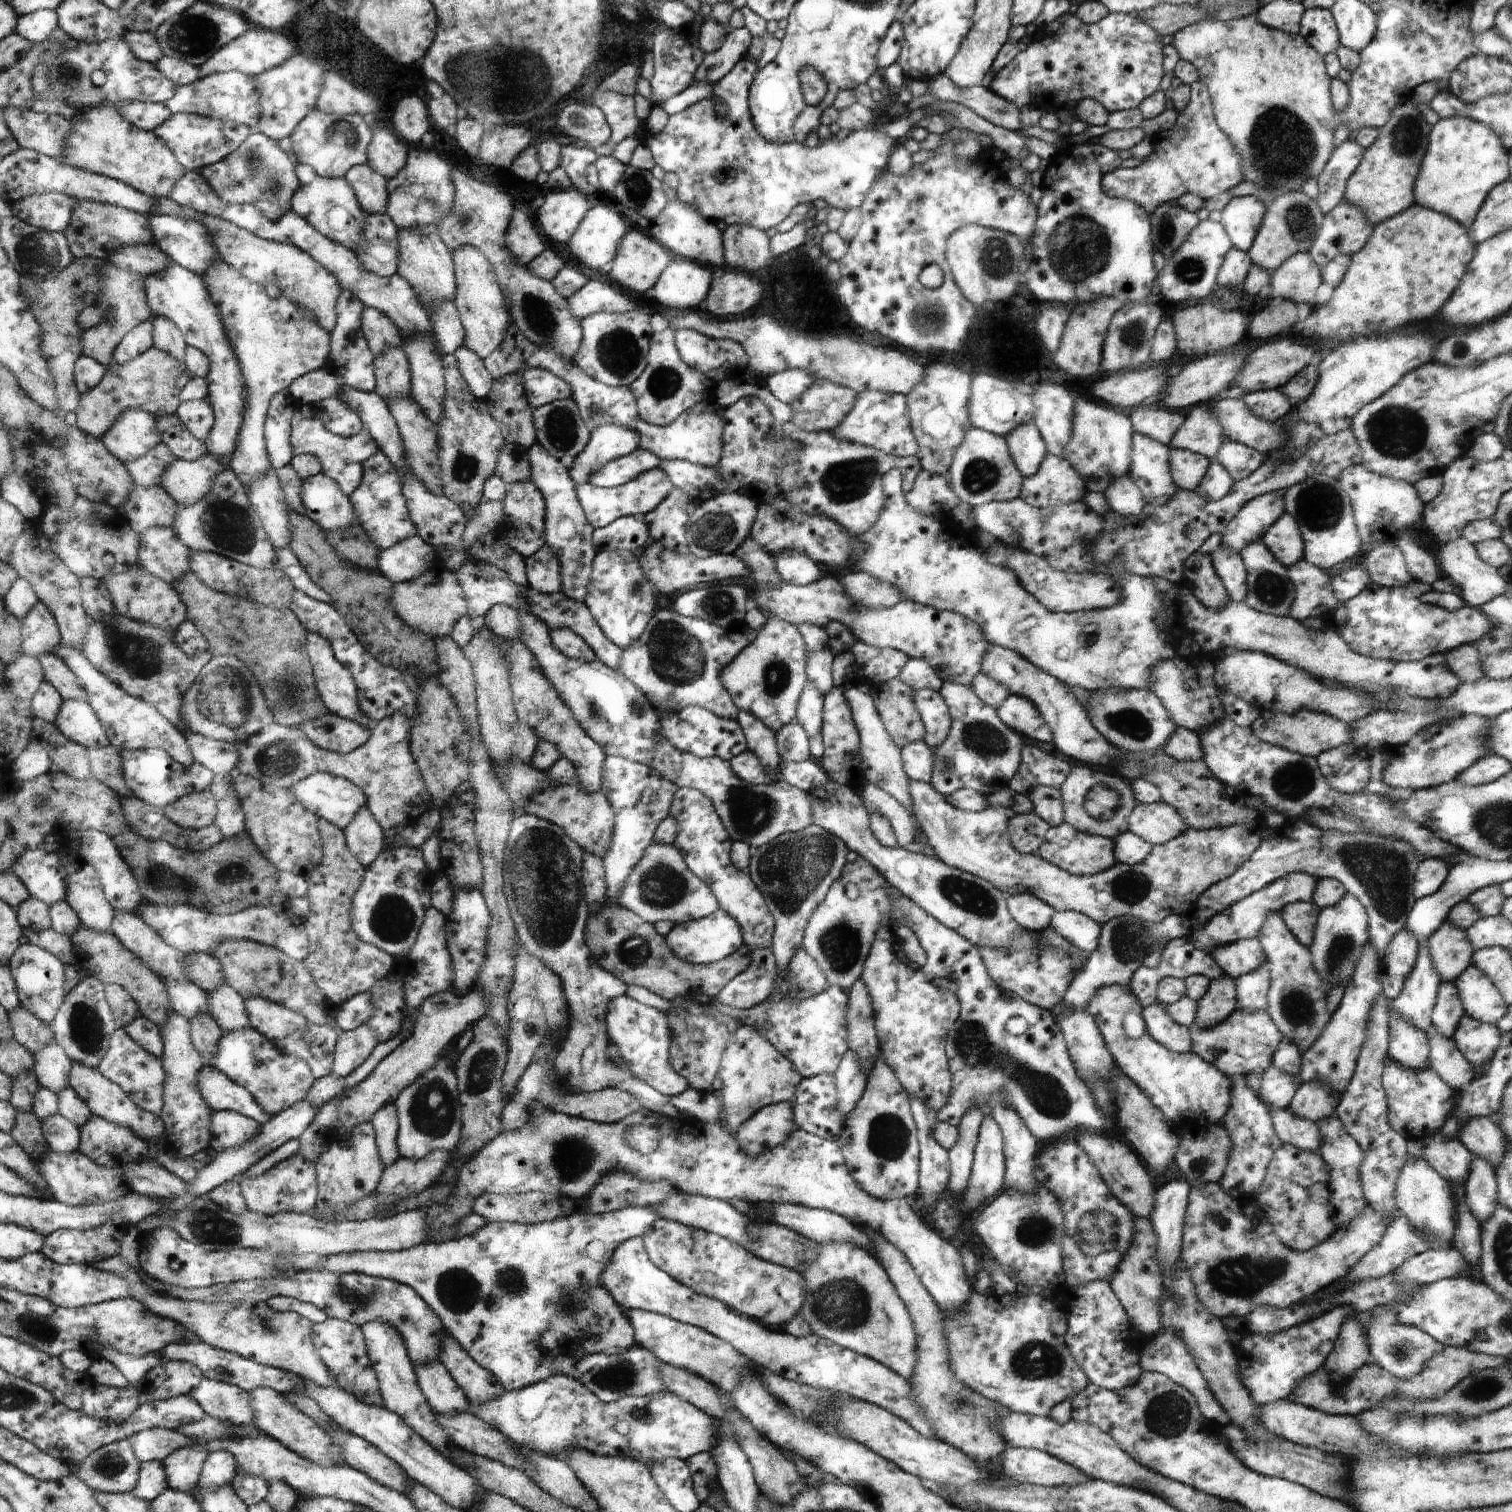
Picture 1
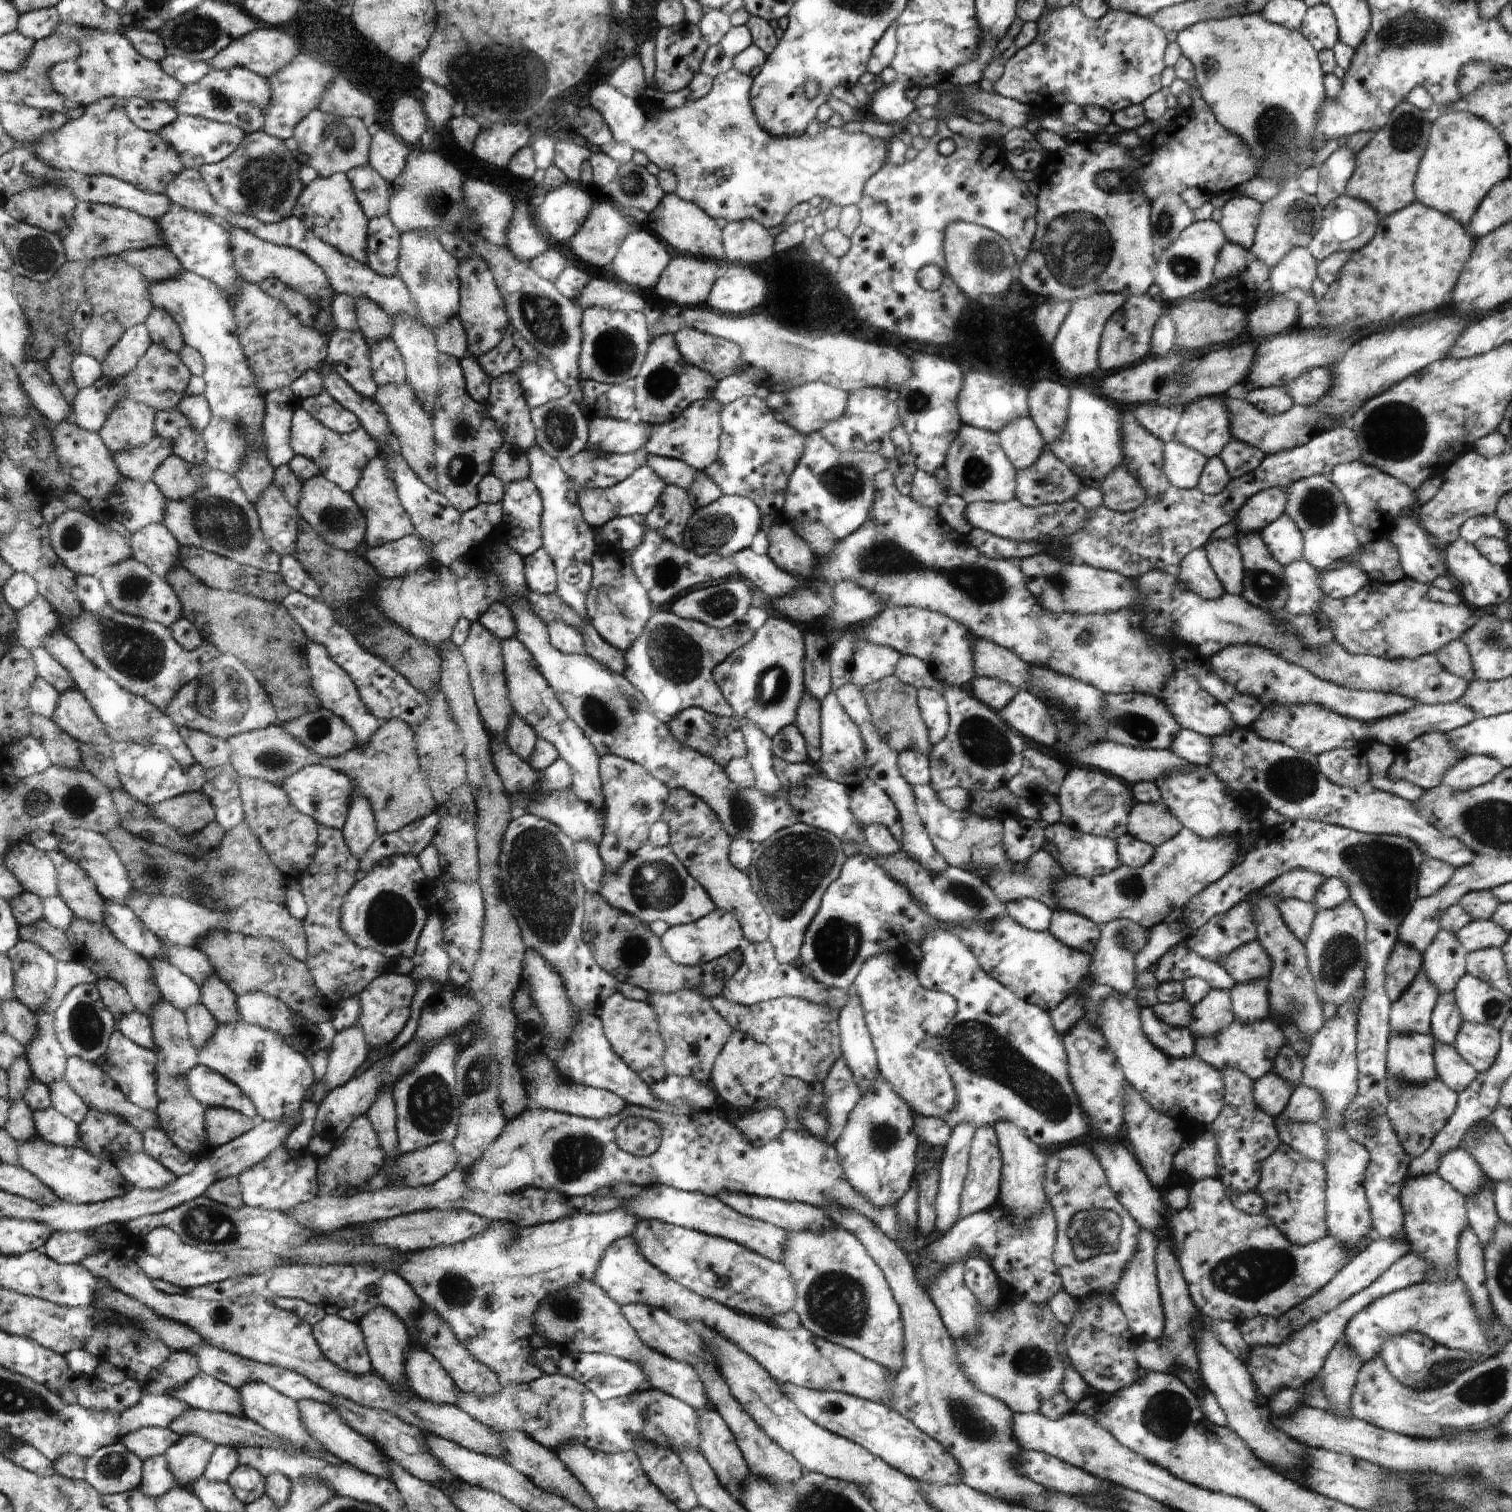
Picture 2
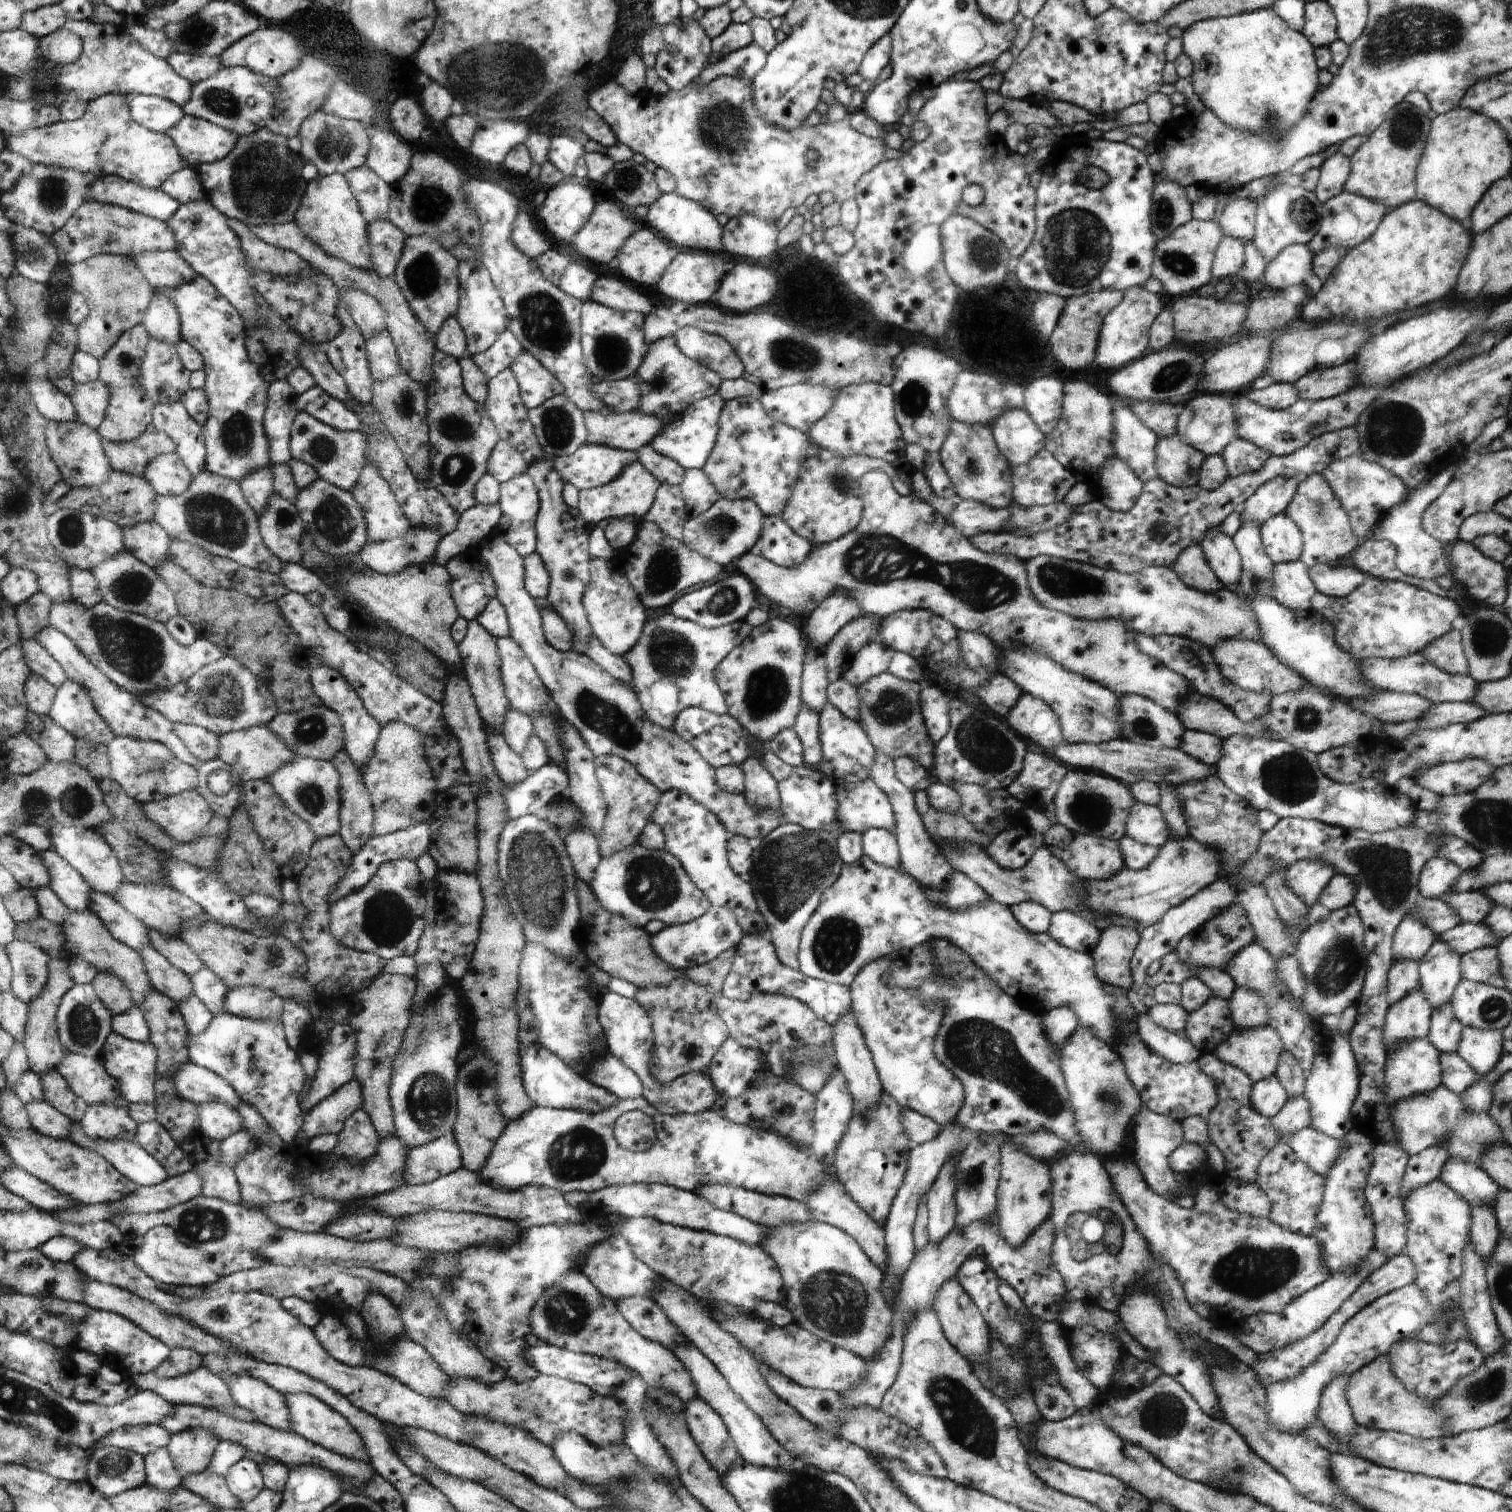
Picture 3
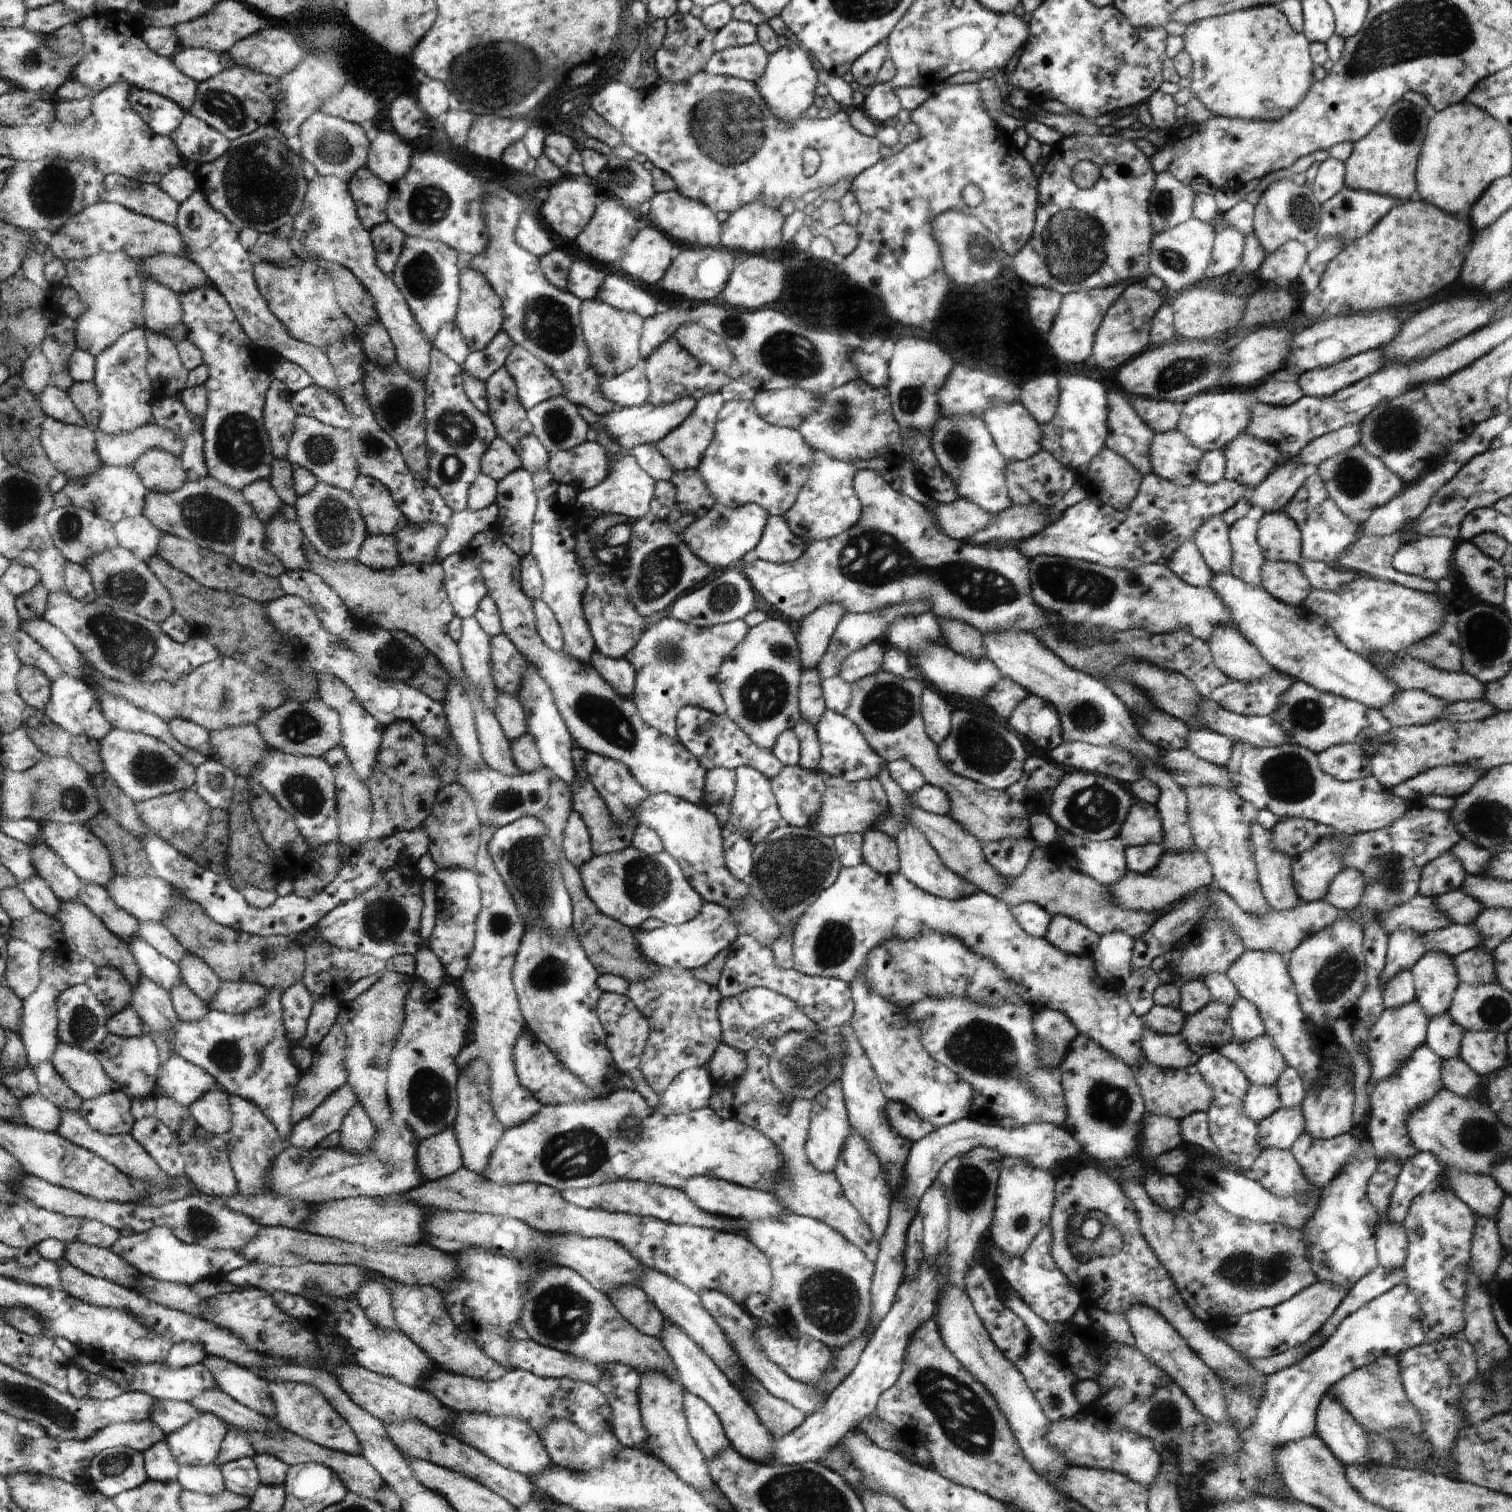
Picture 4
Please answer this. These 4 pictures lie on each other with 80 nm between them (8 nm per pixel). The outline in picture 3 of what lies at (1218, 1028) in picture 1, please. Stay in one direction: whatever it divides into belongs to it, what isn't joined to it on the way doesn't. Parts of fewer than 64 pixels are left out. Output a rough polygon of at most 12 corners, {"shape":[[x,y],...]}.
{"shape":[[1267,1025],[1234,1029],[1213,1054],[1254,1084],[1276,1074],[1282,1042]]}

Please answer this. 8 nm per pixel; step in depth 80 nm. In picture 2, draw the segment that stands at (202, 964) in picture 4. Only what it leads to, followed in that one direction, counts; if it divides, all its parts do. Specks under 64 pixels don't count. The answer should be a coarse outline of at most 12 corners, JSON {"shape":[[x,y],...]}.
{"shape":[[220,977],[202,986],[219,1024],[241,1019],[237,995]]}

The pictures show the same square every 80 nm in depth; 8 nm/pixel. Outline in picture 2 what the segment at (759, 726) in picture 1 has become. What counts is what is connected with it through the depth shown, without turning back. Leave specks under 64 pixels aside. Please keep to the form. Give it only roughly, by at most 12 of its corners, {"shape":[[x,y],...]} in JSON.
{"shape":[[740,718],[746,762],[764,794],[783,786],[777,778],[773,738]]}

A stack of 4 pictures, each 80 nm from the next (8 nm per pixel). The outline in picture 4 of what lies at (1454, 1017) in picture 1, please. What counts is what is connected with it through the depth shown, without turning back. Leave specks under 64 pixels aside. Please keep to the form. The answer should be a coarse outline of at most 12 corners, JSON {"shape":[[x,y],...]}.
{"shape":[[1446,1012],[1429,1020],[1426,1044],[1440,1059],[1460,1056],[1465,1031]]}

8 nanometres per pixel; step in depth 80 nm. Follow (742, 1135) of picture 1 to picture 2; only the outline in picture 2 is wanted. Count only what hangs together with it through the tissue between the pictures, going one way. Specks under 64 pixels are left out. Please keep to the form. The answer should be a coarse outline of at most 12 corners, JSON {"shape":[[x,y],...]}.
{"shape":[[758,1110],[737,1118],[749,1142],[768,1142],[786,1130],[784,1112]]}

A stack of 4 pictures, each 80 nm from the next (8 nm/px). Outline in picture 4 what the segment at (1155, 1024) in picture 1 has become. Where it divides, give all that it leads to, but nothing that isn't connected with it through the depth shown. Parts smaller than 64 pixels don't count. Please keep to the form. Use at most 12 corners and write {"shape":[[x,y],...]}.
{"shape":[[1145,1026],[1145,1058],[1162,1070],[1197,1064],[1180,1033],[1166,1036]]}

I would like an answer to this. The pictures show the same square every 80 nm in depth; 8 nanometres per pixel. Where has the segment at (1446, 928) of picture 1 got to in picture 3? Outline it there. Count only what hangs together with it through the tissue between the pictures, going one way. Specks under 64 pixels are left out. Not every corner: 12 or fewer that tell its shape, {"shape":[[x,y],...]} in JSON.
{"shape":[[1437,939],[1419,961],[1432,1010],[1463,980],[1460,956]]}

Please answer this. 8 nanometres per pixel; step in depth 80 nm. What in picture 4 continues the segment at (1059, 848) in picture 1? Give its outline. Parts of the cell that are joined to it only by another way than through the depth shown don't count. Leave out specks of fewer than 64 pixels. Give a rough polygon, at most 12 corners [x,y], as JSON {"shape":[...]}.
{"shape":[[1120,836],[1086,840],[1079,870],[1103,886],[1129,872]]}

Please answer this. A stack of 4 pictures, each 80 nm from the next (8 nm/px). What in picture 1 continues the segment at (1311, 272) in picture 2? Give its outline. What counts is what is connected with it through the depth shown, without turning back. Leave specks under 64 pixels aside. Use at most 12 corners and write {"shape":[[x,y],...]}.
{"shape":[[1299,252],[1271,272],[1271,296],[1313,307],[1321,267]]}

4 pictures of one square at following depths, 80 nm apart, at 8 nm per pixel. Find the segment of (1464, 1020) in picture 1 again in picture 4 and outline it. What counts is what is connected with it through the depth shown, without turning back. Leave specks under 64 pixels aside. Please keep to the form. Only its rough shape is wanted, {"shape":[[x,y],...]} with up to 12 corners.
{"shape":[[1465,1031],[1459,1058],[1479,1077],[1509,1062],[1506,1033]]}

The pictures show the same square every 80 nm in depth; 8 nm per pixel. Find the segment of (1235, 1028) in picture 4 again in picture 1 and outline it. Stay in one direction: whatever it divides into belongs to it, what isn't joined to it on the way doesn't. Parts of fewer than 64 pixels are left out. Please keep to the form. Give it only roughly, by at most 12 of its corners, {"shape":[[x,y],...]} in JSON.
{"shape":[[1265,955],[1251,973],[1235,978],[1237,1010],[1267,1008],[1271,966]]}

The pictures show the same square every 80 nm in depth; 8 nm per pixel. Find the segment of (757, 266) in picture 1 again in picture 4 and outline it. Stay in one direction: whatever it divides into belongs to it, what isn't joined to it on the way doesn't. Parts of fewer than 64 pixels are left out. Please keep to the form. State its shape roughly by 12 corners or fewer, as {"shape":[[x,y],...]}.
{"shape":[[752,203],[722,224],[722,246],[766,254],[782,242],[778,209]]}

